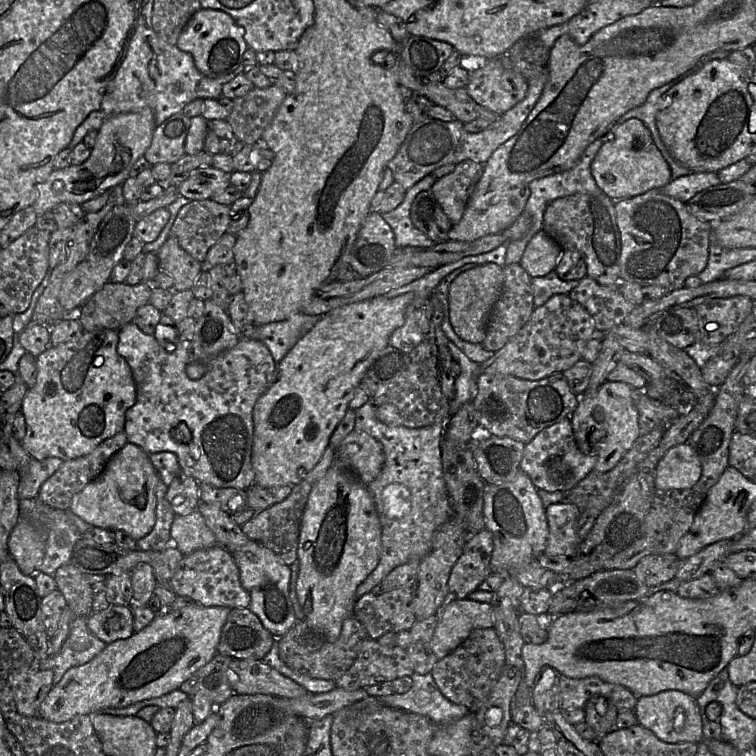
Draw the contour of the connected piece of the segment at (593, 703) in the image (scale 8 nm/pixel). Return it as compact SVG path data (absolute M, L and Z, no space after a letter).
M602 696L590 698L585 707L585 721L596 734L596 740L602 739L615 728L618 715L616 707Z

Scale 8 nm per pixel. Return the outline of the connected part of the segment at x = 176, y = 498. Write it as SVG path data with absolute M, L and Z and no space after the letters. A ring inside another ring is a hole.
M180 470L168 486L166 499L175 515L190 514L200 503L200 483Z

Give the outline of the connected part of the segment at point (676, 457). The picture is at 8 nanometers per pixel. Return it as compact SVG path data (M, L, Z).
M688 443L671 447L659 461L655 472L656 490L688 489L700 479L702 466Z

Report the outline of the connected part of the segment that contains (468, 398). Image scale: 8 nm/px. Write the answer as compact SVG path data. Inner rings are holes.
M452 341L448 347L455 361L461 366L461 374L457 376L455 384L455 395L450 400L450 414L455 414L459 408L472 402L478 393L477 379L480 375L480 364L472 361Z

